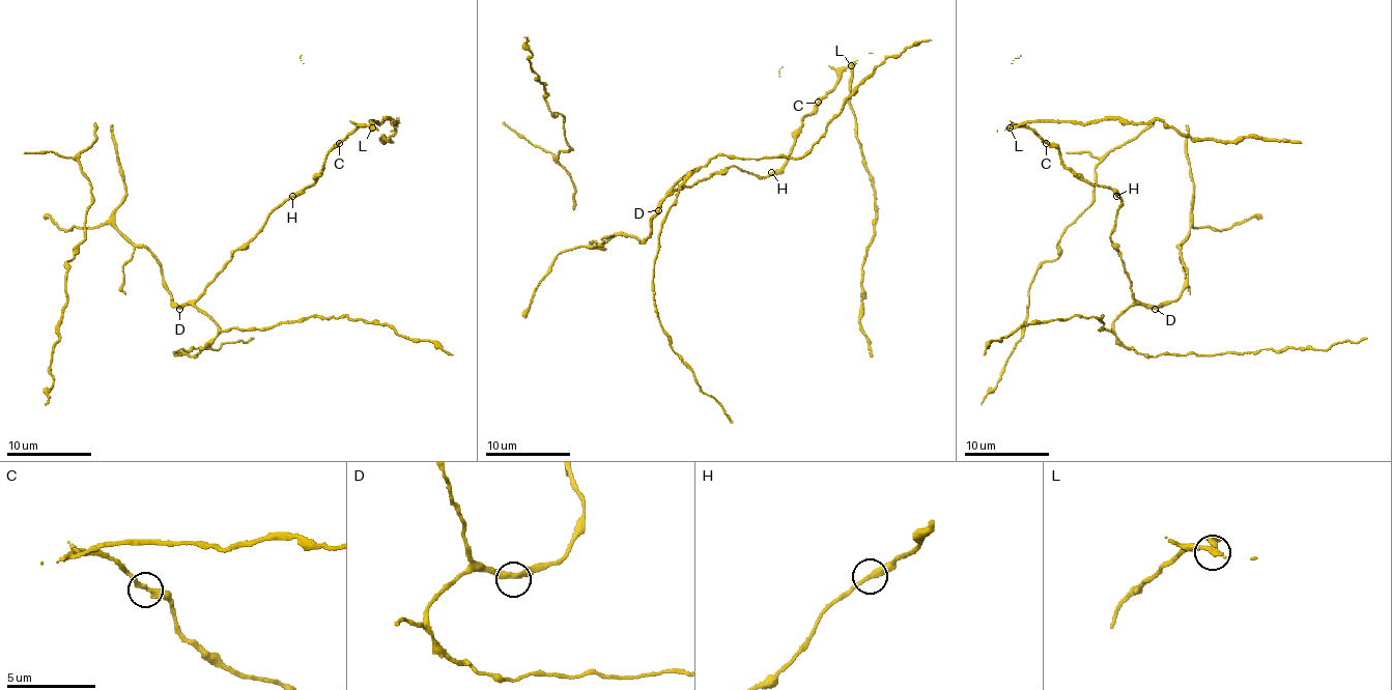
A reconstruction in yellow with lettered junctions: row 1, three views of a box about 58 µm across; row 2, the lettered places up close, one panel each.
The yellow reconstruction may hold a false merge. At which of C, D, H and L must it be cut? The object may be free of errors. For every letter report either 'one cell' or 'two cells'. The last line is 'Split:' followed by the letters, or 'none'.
C: one cell
D: one cell
H: one cell
L: two cells
Split: L

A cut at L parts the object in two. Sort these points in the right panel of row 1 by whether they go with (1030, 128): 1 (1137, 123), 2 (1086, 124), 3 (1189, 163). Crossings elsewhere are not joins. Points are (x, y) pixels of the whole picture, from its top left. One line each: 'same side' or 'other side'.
1: other side
2: other side
3: same side

